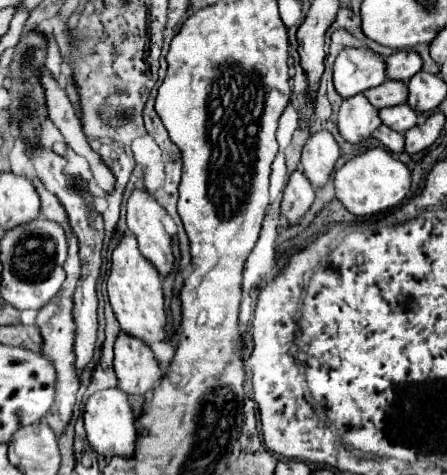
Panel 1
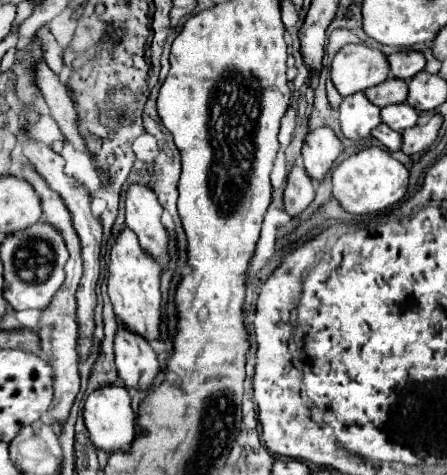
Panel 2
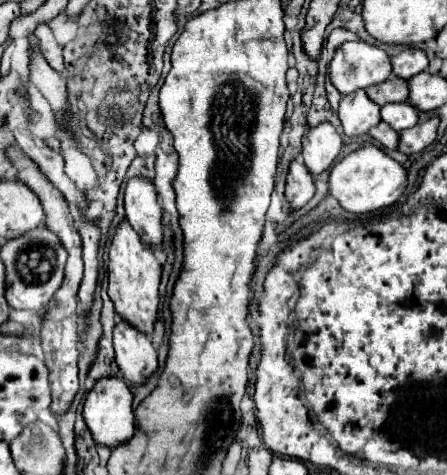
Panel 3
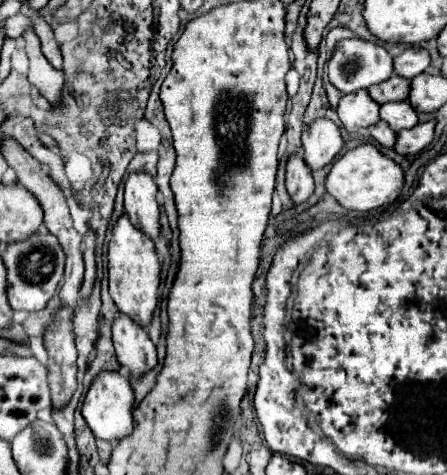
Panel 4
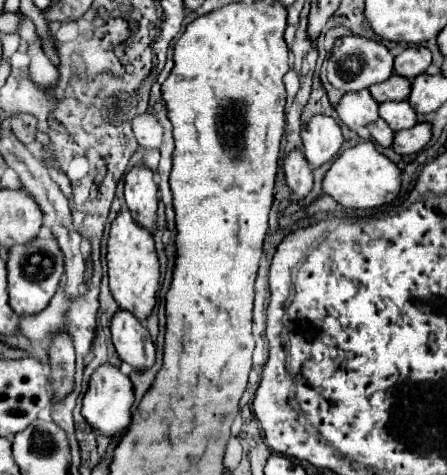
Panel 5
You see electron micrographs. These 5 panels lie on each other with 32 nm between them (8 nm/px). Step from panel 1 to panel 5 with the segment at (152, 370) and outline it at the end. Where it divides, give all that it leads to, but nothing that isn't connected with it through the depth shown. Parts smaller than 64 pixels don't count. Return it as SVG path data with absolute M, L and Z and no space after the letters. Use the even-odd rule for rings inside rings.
M118 308L112 316L110 330L116 352L124 362L132 364L134 368L148 368L154 364L156 350L152 338L144 322L140 322L132 312ZM104 364L100 368L96 368L90 376L88 382L88 390L84 394L84 406L82 406L82 416L88 420L88 424L98 430L98 434L102 436L122 436L132 420L132 408L134 404L134 388L132 382L126 374L120 372L118 366L112 364Z

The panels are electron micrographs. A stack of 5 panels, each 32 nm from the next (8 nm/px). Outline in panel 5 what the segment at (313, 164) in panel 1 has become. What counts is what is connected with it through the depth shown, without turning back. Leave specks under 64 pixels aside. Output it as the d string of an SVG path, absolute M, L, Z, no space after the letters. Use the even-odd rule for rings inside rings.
M316 114L302 128L302 144L306 160L312 166L320 166L334 158L342 146L342 130L338 122L328 114Z

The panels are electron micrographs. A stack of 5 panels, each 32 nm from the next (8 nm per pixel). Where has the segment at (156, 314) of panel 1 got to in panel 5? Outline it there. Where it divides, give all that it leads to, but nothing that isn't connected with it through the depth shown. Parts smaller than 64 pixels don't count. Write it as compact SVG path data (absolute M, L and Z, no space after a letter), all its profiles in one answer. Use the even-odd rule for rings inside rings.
M120 210L110 226L110 238L106 244L106 262L108 262L108 278L114 300L120 308L134 312L140 320L146 320L156 302L160 264L154 250L152 234L136 224L128 210Z

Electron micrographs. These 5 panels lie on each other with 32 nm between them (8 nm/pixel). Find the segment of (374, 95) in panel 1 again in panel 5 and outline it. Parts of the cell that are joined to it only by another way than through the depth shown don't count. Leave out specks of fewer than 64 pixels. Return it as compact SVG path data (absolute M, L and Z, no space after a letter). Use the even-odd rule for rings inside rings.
M392 74L388 80L380 84L372 84L370 94L376 102L388 102L388 100L406 100L410 96L410 80L398 74Z

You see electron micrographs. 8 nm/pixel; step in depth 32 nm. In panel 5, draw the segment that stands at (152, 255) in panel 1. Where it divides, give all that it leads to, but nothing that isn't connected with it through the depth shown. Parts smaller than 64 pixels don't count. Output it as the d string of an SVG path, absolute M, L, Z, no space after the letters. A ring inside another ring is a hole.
M136 164L126 174L126 206L146 230L156 228L156 208L158 208L158 186L152 178L152 170L146 164Z

